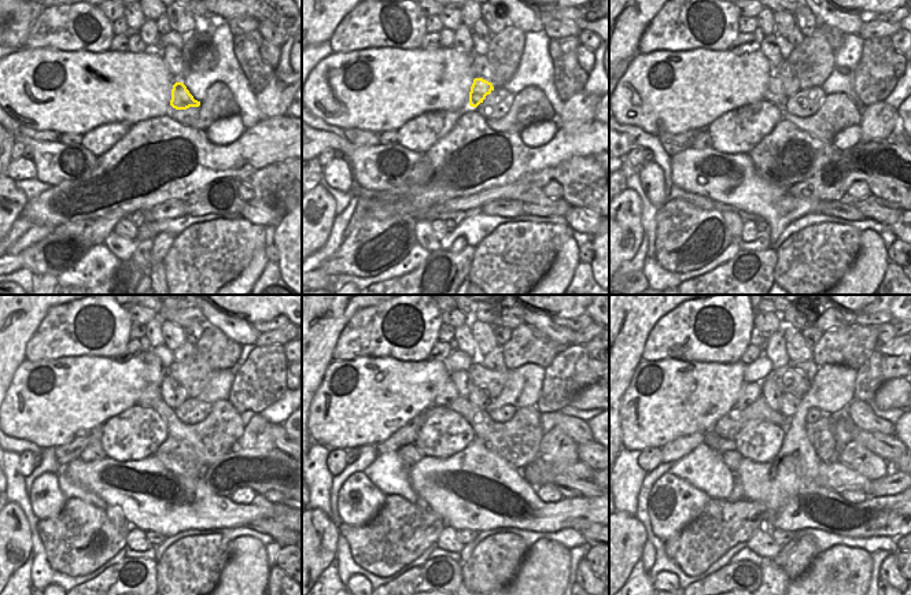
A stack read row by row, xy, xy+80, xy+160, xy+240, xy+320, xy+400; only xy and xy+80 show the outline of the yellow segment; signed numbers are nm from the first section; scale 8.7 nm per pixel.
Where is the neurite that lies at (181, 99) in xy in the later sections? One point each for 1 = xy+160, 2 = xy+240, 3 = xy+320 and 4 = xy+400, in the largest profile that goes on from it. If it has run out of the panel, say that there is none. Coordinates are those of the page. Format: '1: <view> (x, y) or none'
1: xy+160 (774, 93)
2: xy+240 (151, 394)
3: xy+320 (449, 394)
4: xy+400 (752, 391)

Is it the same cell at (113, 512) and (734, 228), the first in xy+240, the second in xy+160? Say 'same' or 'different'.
same

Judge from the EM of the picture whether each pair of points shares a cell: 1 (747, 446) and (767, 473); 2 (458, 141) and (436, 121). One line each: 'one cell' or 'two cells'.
1: two cells
2: two cells

